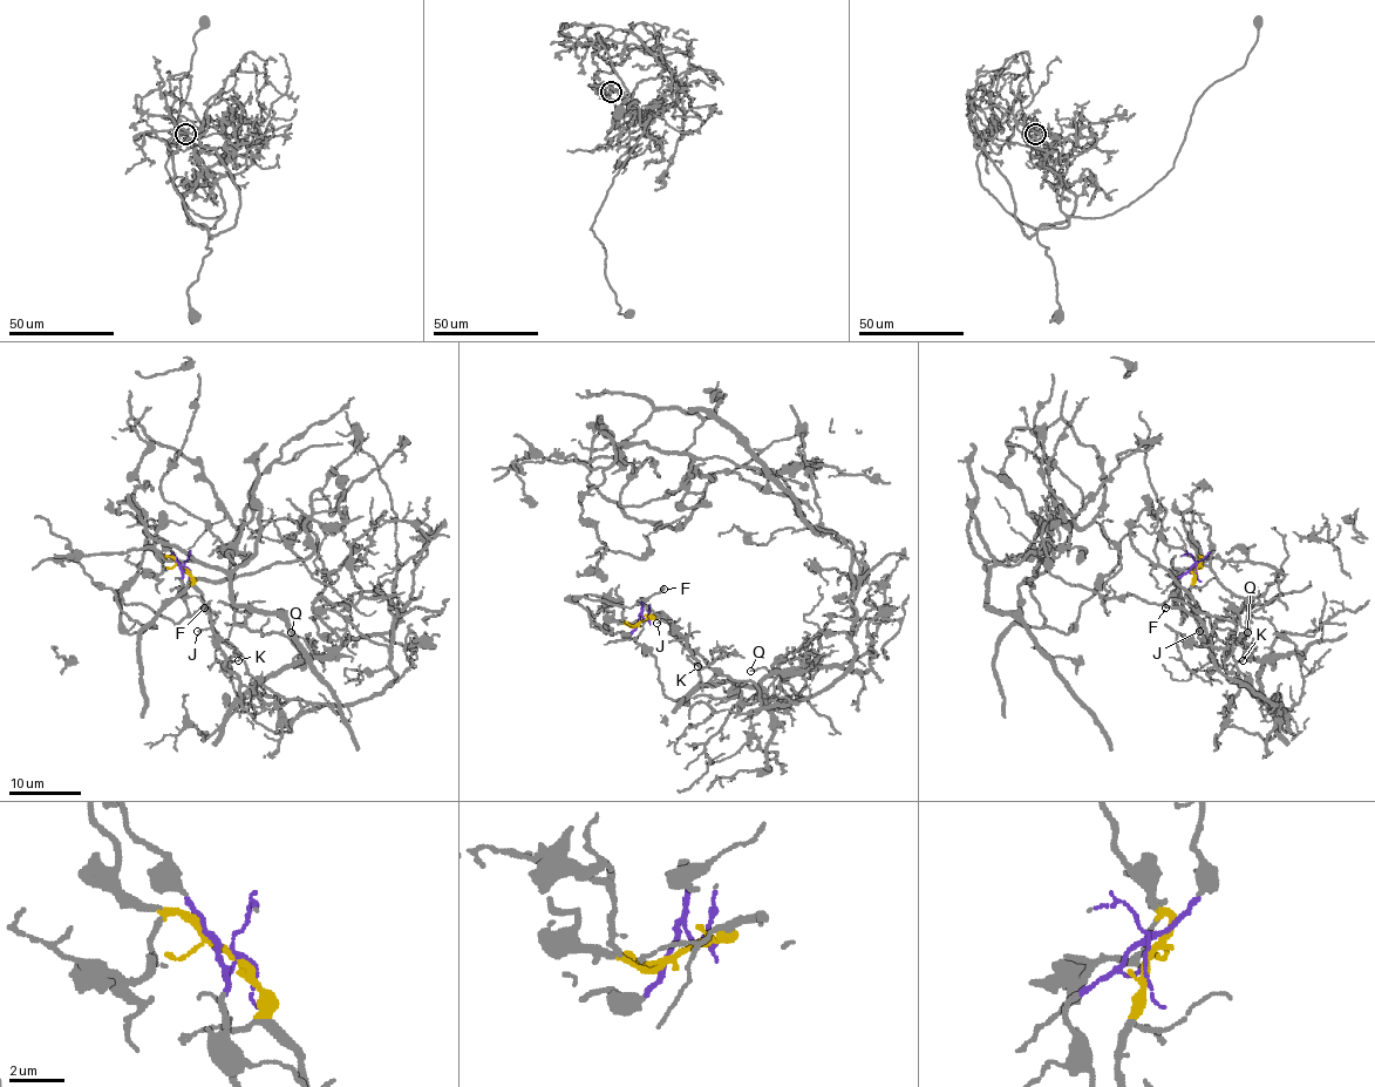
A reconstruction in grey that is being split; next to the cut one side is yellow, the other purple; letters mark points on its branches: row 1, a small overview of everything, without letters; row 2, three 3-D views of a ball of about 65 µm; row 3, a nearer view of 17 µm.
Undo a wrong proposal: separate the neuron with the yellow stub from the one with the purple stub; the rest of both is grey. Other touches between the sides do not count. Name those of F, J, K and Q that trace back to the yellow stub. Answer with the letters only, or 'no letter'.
J, K, Q

